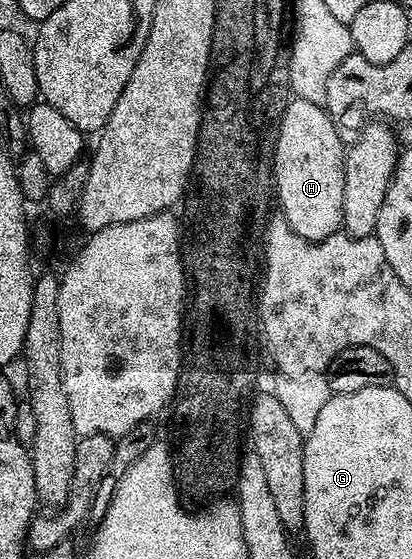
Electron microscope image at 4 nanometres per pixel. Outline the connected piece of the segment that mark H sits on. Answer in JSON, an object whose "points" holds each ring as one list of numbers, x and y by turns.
{"points":[[296,104,286,114,281,132,281,146,278,149,277,174,281,188,278,189,280,209,287,223,308,241,322,241,342,228,343,219,343,171,345,170,346,142,332,119,327,119,313,105]]}

